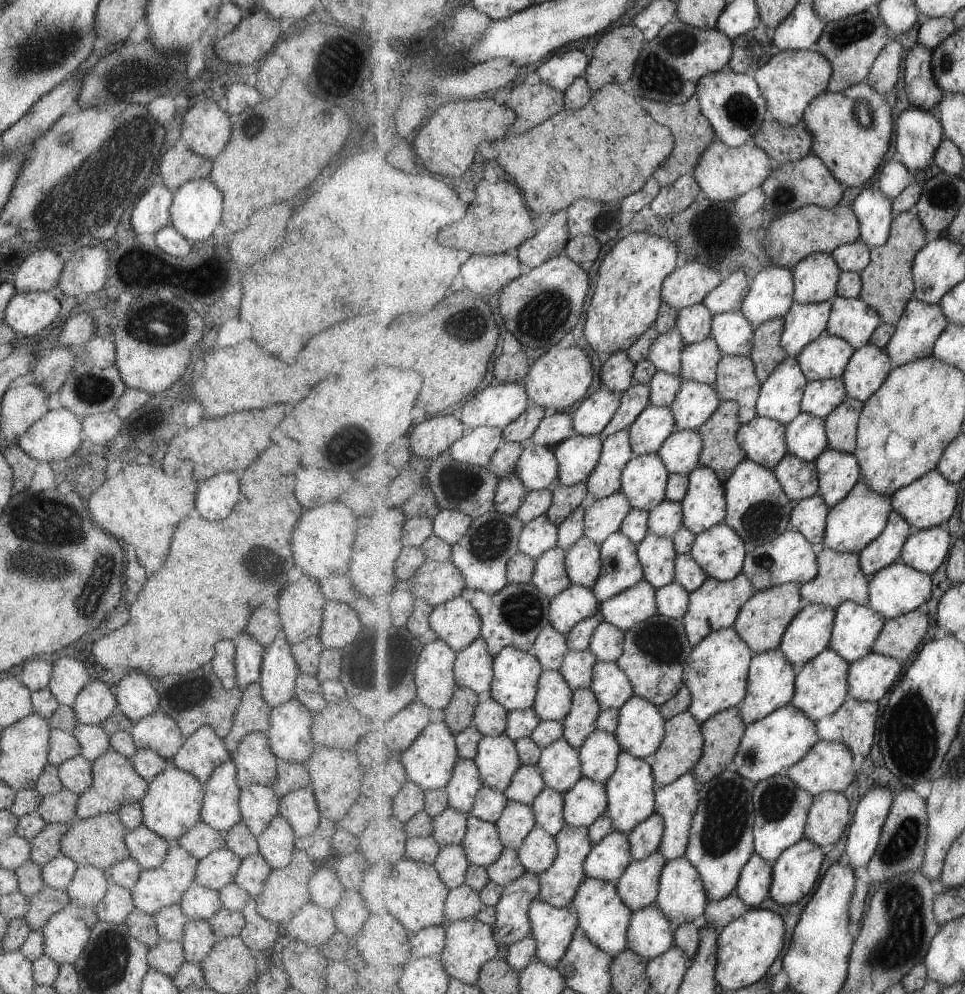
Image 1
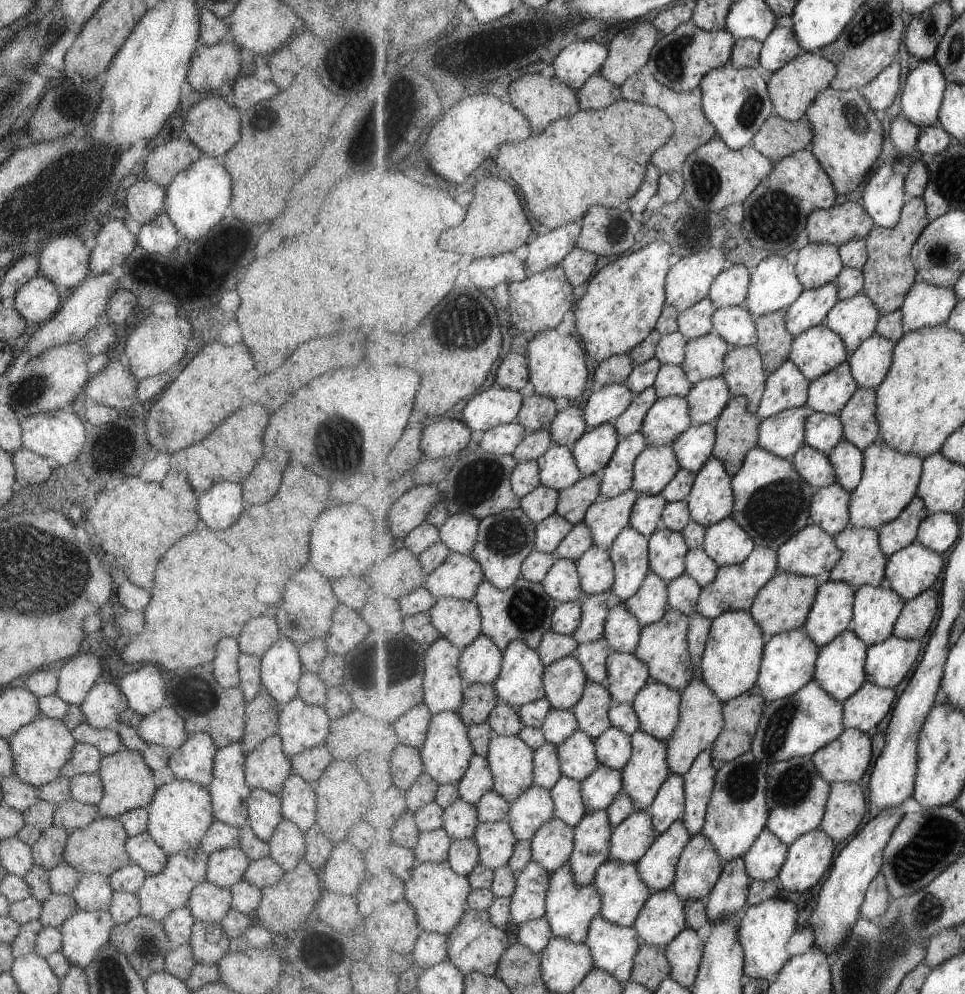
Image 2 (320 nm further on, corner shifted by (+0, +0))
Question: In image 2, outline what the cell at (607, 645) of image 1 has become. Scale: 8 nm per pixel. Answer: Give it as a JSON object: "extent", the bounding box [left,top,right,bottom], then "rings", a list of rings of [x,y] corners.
{"extent":[605,601,643,653],"rings":[[[621,601],[611,609],[606,620],[605,638],[611,648],[622,653],[635,653],[640,643],[643,626],[637,617],[630,613],[626,602]]]}

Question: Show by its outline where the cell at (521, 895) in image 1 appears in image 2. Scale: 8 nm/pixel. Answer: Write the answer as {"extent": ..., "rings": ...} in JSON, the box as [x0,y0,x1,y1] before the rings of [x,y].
{"extent":[511,861,552,927],"rings":[[[531,861],[516,877],[517,886],[511,897],[511,908],[513,922],[519,927],[546,916],[552,875],[545,867]]]}

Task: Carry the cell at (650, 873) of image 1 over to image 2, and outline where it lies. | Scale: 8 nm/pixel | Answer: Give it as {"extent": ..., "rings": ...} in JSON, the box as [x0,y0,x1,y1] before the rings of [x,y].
{"extent":[637,821,691,893],"rings":[[[676,821],[657,837],[649,852],[637,862],[641,876],[653,893],[673,888],[681,855],[691,840],[686,822]]]}

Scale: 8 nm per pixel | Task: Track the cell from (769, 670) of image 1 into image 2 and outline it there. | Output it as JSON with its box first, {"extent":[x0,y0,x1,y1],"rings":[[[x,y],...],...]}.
{"extent":[757,628,821,702],"rings":[[[804,628],[785,631],[769,637],[764,648],[764,660],[757,684],[767,702],[791,696],[813,681],[816,677],[816,662],[820,657],[820,650],[821,647]]]}

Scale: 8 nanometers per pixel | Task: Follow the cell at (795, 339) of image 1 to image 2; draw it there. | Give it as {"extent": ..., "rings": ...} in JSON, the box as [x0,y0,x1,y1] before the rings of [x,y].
{"extent":[786,281,840,336],"rings":[[[835,281],[819,288],[805,289],[786,309],[786,325],[795,336],[814,326],[825,324],[829,311],[840,301],[840,287]]]}

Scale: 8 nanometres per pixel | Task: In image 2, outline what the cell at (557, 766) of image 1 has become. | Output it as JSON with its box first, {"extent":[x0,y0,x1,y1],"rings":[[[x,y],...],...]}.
{"extent":[559,729,601,782],"rings":[[[581,729],[559,745],[559,756],[563,774],[581,782],[601,765],[594,738]]]}

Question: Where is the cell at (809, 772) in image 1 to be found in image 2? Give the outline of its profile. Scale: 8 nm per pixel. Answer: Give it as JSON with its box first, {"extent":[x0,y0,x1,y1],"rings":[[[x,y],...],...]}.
{"extent":[812,728,873,785],"rings":[[[846,728],[836,741],[820,748],[812,756],[819,774],[831,785],[859,782],[873,762],[871,735],[859,729]]]}

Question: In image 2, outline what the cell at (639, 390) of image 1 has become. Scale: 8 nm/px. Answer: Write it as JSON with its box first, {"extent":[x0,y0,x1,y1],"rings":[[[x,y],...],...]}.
{"extent":[614,386,659,439],"rings":[[[654,386],[639,393],[633,404],[614,422],[622,439],[642,430],[646,414],[659,399]]]}

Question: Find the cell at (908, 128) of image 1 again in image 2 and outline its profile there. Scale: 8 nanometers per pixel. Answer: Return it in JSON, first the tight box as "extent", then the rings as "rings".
{"extent":[901,59,948,129],"rings":[[[933,59],[919,62],[909,70],[901,93],[901,114],[921,129],[935,126],[940,120],[944,92],[948,85],[941,65]]]}

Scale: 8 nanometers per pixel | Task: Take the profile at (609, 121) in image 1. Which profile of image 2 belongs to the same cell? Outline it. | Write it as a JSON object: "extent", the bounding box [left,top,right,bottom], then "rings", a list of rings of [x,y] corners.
{"extent":[498,98,675,230],"rings":[[[621,98],[618,101],[615,101],[610,107],[597,110],[582,108],[572,117],[560,118],[559,120],[553,121],[540,135],[533,135],[520,145],[505,143],[499,148],[498,165],[500,166],[502,173],[510,174],[513,182],[517,184],[517,188],[521,190],[523,200],[525,200],[525,204],[527,204],[529,209],[529,216],[535,218],[535,220],[540,224],[545,225],[550,230],[558,229],[569,223],[579,223],[593,205],[601,205],[604,208],[610,209],[626,207],[629,200],[637,194],[637,190],[643,185],[643,180],[645,180],[645,170],[648,170],[647,166],[651,164],[653,154],[661,148],[661,145],[668,144],[675,133],[675,123],[664,110]]]}

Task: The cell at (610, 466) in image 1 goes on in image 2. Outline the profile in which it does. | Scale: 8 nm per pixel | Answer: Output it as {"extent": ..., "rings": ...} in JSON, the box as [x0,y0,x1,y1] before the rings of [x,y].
{"extent":[601,431,649,499],"rings":[[[641,431],[621,439],[614,457],[601,474],[602,497],[610,499],[633,489],[636,458],[649,445]]]}

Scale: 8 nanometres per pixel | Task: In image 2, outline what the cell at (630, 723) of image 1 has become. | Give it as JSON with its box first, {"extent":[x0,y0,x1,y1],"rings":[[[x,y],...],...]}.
{"extent":[632,679,681,742],"rings":[[[651,679],[632,705],[639,715],[641,730],[667,742],[680,725],[681,703],[680,690]]]}

